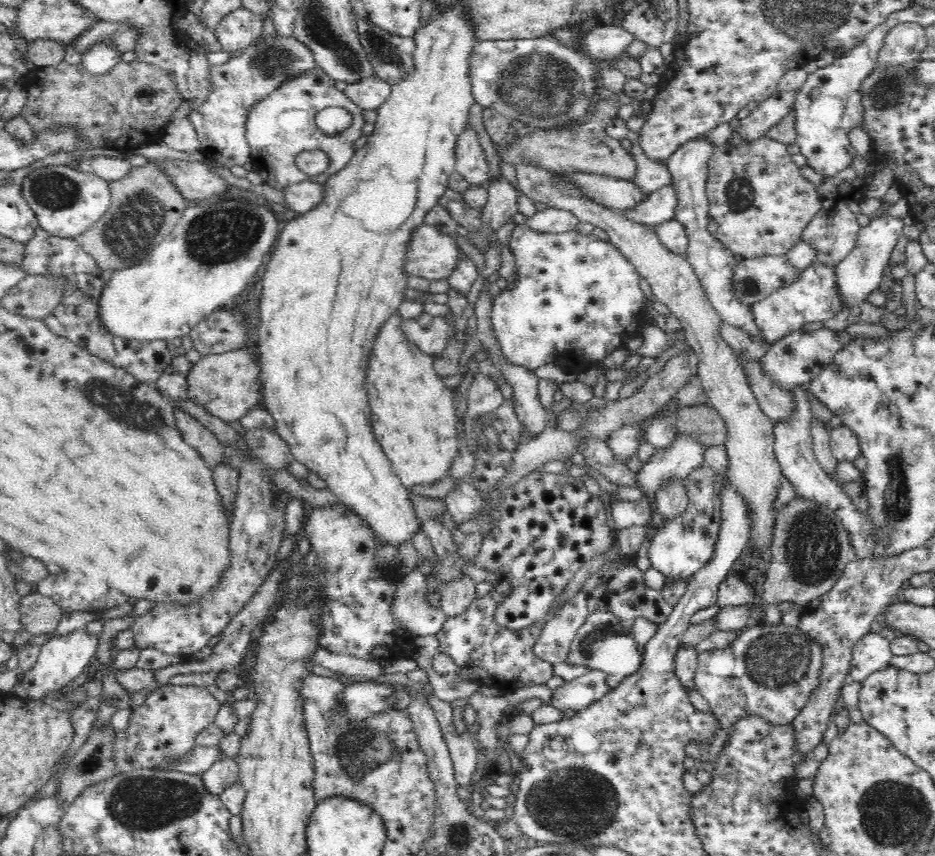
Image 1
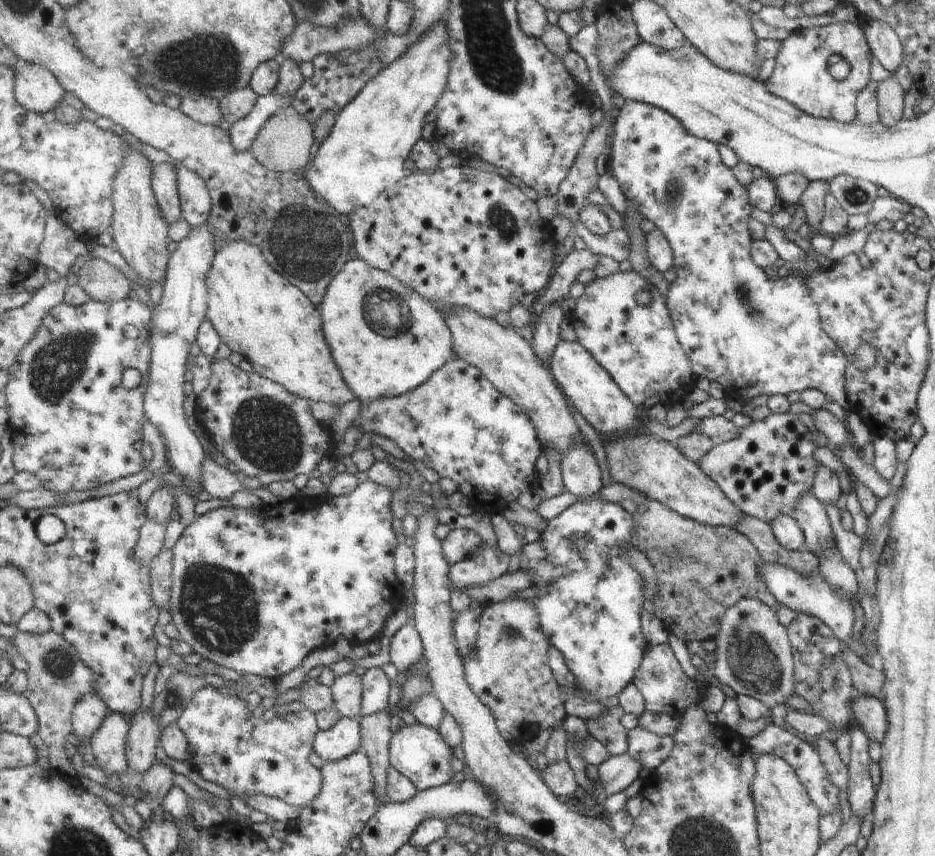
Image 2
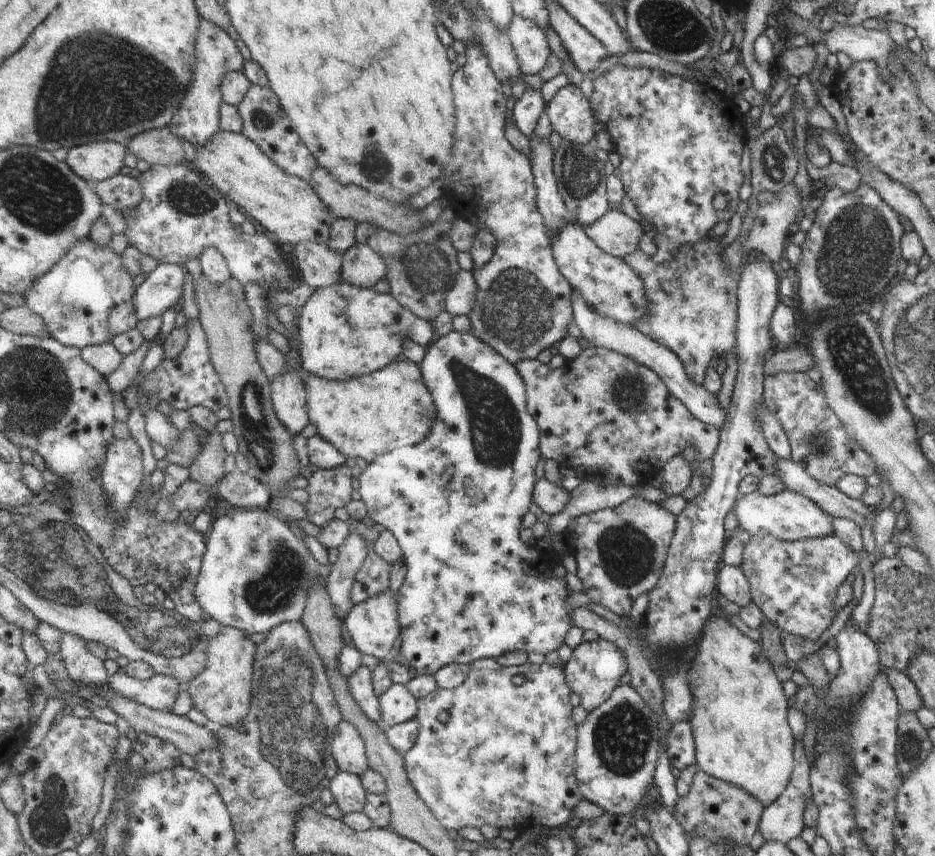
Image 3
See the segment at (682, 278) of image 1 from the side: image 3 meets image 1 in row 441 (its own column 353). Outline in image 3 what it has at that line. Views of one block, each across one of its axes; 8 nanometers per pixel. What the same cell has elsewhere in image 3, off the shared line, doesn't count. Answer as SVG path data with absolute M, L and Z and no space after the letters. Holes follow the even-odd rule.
M347 720L334 730L331 750L341 771L361 777L370 768L366 742L358 728Z

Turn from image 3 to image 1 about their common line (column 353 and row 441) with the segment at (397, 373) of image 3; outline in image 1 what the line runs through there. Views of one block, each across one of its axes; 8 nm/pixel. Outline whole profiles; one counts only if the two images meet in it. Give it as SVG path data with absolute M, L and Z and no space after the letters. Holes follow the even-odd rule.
M395 309L378 328L378 334L371 340L370 354L367 355L364 386L371 410L374 436L382 445L402 485L412 490L415 485L432 485L447 477L459 450L452 390L444 385L442 378L436 373L433 367L435 357L410 342L403 320L399 309Z

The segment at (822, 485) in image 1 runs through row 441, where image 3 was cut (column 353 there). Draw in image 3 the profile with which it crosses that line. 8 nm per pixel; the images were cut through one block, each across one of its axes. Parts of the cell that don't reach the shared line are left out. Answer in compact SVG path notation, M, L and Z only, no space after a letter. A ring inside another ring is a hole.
M340 770L335 775L330 790L343 815L363 812L368 792L359 775Z

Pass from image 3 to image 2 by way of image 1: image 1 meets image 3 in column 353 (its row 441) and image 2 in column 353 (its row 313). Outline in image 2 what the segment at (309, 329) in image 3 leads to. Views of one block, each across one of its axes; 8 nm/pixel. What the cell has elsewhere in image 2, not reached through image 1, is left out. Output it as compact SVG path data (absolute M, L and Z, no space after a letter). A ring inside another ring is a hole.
M360 257L347 262L331 281L319 309L323 316L323 332L333 358L345 382L361 401L407 394L426 384L437 370L456 357L453 333L440 311L417 290Z

